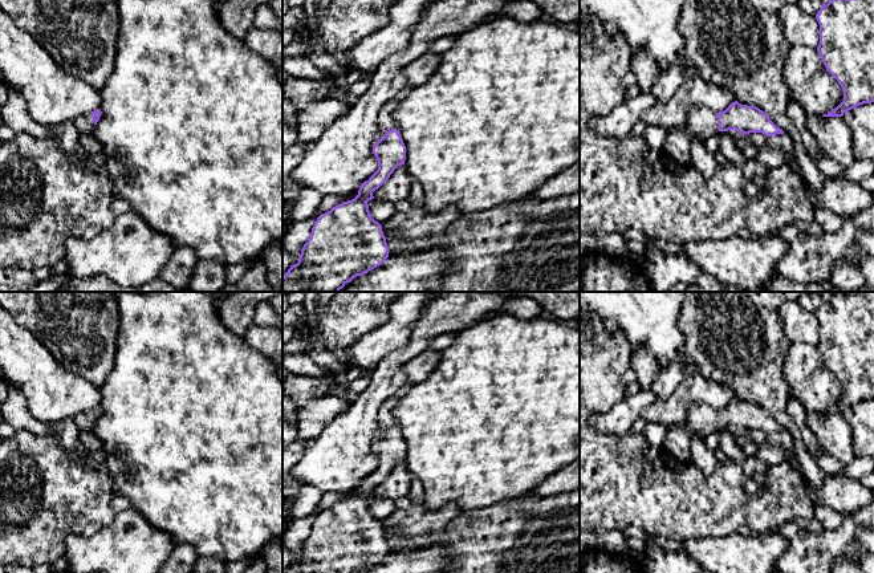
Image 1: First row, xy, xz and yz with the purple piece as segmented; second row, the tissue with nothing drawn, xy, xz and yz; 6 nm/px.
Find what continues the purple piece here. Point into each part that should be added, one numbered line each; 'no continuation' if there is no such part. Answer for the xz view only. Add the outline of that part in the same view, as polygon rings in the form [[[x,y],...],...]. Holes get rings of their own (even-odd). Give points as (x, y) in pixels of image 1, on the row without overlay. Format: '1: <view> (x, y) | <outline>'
1: xz (385, 417) | [[[406,383],[394,397],[389,398],[379,409],[378,422],[382,427],[389,428],[395,424],[393,416],[393,409],[397,406],[399,399],[408,393],[412,385]]]

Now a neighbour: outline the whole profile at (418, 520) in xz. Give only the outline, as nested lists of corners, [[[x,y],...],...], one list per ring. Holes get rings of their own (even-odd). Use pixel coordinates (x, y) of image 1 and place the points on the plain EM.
[[[412,503],[408,509],[397,508],[387,520],[401,533],[403,542],[410,542],[414,537],[439,535],[459,513],[460,508],[454,503],[438,509]]]

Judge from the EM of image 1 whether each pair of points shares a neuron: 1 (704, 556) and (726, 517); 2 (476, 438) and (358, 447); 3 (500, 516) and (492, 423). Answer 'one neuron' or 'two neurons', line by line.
1: two neurons
2: two neurons
3: two neurons

